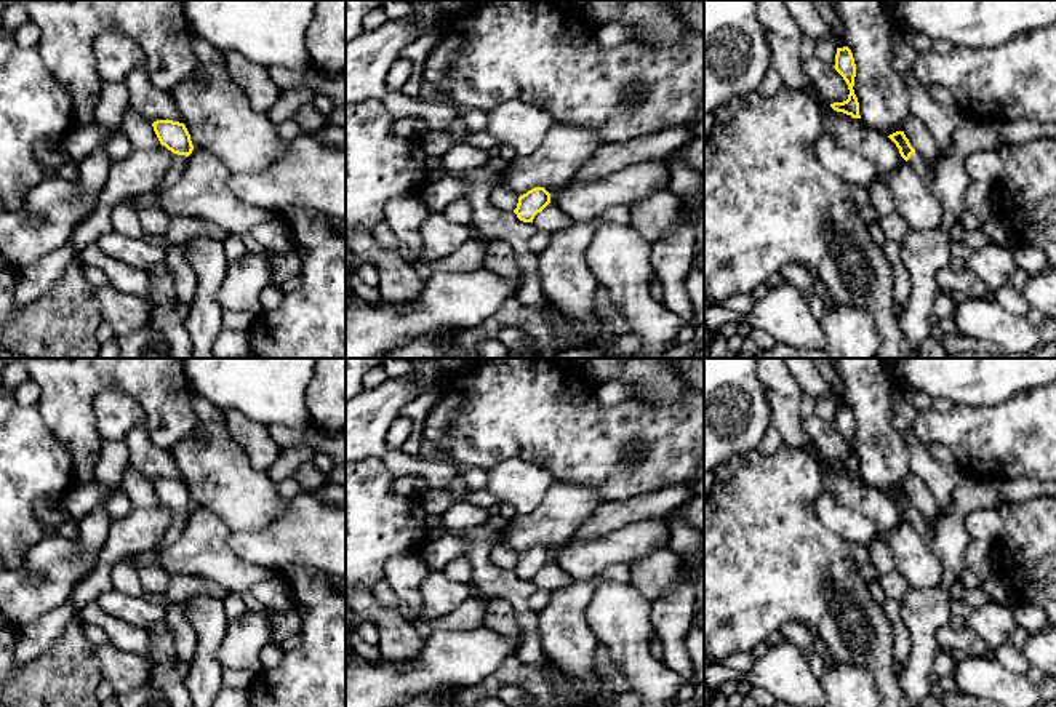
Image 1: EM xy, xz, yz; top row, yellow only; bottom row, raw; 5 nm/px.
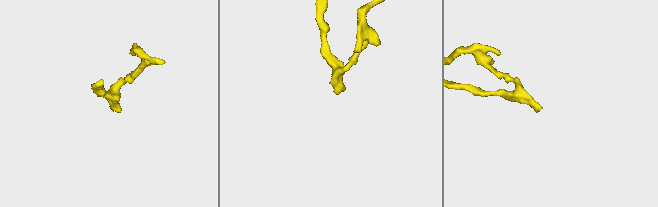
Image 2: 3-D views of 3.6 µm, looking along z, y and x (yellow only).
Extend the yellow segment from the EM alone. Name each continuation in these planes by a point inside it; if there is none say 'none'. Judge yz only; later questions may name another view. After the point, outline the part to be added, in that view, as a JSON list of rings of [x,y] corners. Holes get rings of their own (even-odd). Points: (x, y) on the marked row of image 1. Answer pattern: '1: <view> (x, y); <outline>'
1: yz (927, 170); [[[915,152],[907,163],[920,174],[922,181],[930,189],[936,173],[936,158],[928,163]]]

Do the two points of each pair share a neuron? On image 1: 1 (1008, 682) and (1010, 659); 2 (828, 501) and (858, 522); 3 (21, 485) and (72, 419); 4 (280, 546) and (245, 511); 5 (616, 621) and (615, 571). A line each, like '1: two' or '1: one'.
1: two
2: one
3: two
4: two
5: two

